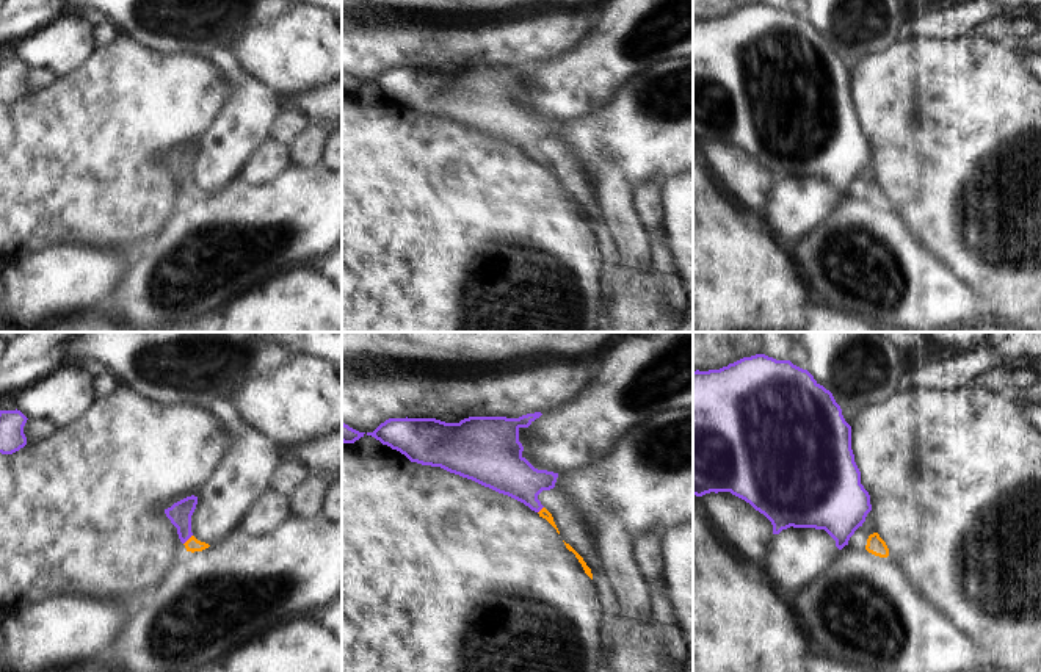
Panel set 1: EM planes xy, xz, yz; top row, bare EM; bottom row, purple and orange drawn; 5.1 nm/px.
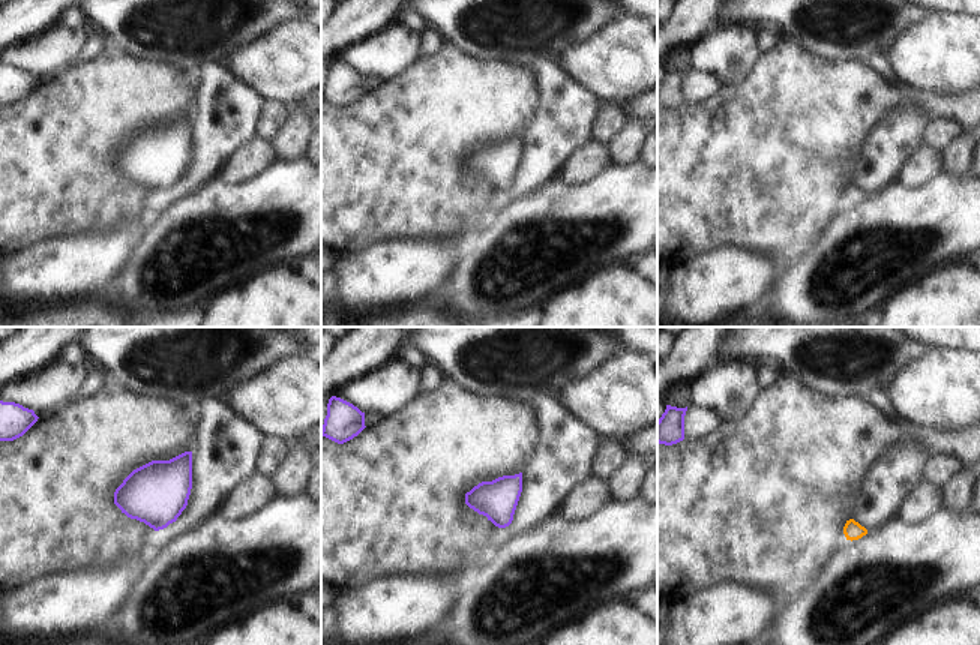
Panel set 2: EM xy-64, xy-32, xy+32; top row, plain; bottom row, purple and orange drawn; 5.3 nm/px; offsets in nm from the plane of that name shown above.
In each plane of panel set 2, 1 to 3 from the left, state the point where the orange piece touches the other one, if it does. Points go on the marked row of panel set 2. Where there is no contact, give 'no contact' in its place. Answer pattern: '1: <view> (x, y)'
1: no contact
2: no contact
3: no contact

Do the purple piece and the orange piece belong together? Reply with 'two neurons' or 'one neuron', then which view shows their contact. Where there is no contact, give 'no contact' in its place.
one neuron; contact in xy

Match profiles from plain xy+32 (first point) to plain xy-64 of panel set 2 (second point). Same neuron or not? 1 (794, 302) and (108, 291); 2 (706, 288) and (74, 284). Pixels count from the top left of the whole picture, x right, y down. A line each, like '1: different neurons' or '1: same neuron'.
1: different neurons
2: same neuron

